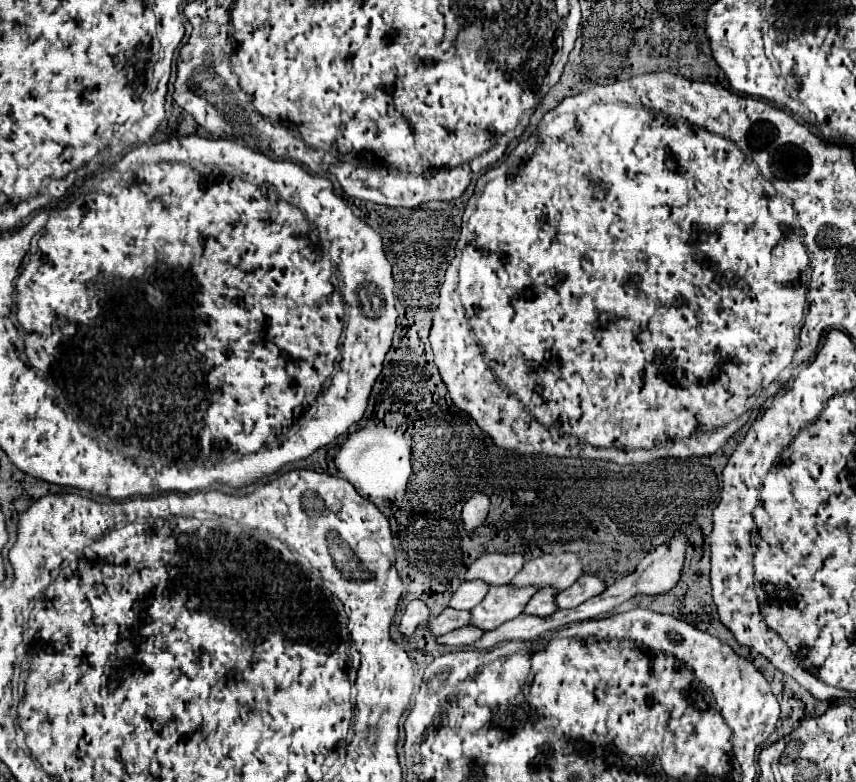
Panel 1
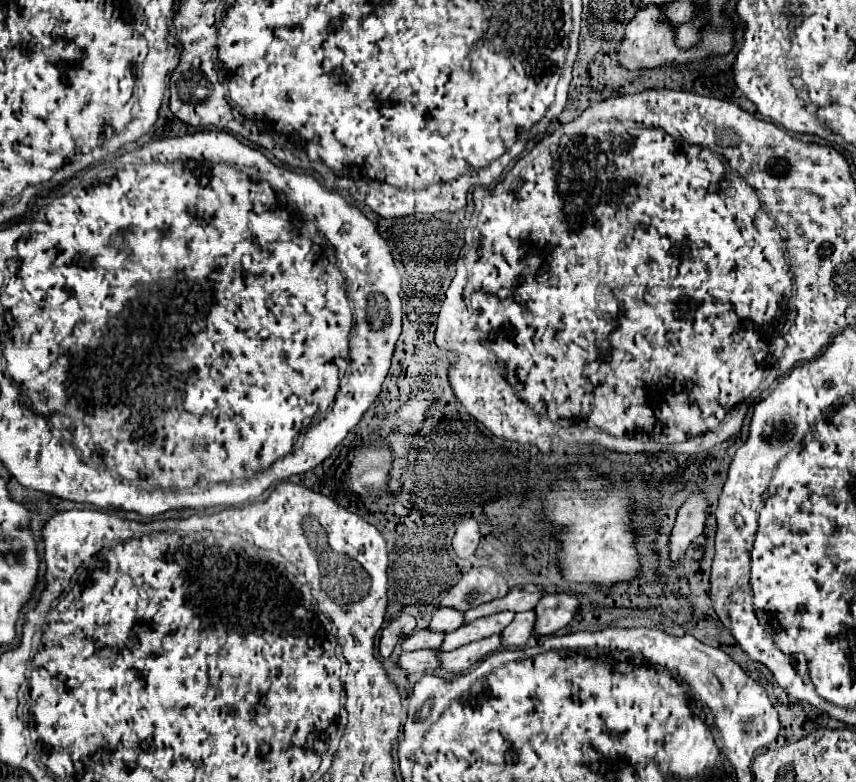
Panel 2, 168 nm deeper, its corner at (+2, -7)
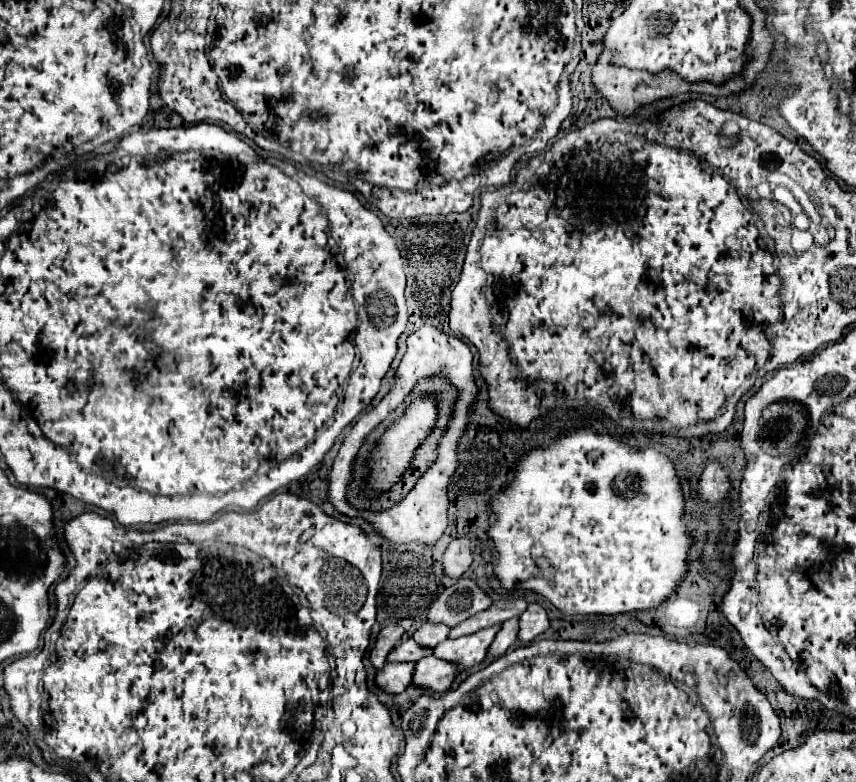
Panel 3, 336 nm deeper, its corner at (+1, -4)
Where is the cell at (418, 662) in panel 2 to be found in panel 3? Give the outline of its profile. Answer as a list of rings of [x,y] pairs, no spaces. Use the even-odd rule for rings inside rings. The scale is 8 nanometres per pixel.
[[[384,664],[374,676],[374,684],[388,694],[400,694],[410,686],[414,664]]]

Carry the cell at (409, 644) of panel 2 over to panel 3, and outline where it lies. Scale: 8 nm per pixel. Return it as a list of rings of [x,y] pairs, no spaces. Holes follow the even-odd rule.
[[[408,638],[406,642],[402,642],[400,646],[396,646],[396,648],[388,654],[386,662],[418,662],[420,658],[430,656],[430,654],[432,654],[432,650],[420,648],[412,638]]]

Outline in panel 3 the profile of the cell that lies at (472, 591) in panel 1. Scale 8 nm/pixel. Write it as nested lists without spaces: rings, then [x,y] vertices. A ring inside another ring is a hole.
[[[422,624],[414,634],[412,638],[416,640],[418,646],[422,648],[436,648],[440,642],[444,642],[448,638],[448,632],[450,628],[444,628],[444,624]]]

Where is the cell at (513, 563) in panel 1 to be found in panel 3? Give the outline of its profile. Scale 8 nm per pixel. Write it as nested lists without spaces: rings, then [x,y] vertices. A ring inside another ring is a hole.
[[[460,578],[452,586],[448,586],[432,604],[432,608],[428,610],[428,622],[454,628],[476,612],[486,610],[490,604],[492,600],[470,578]]]

